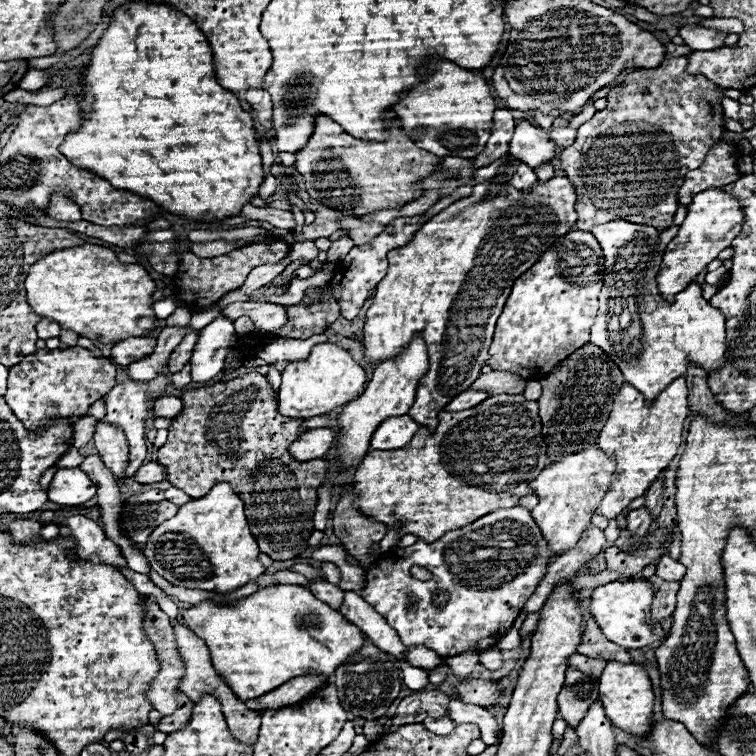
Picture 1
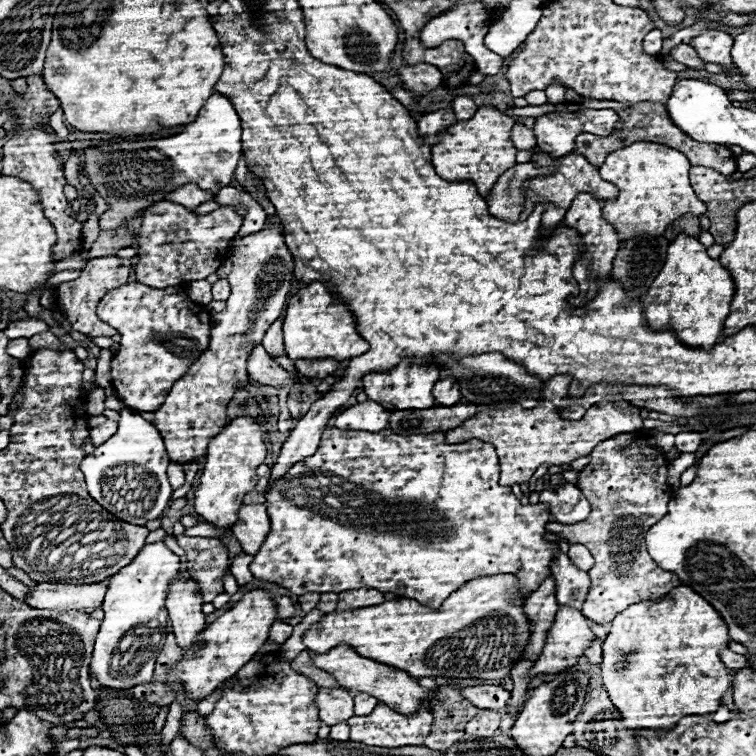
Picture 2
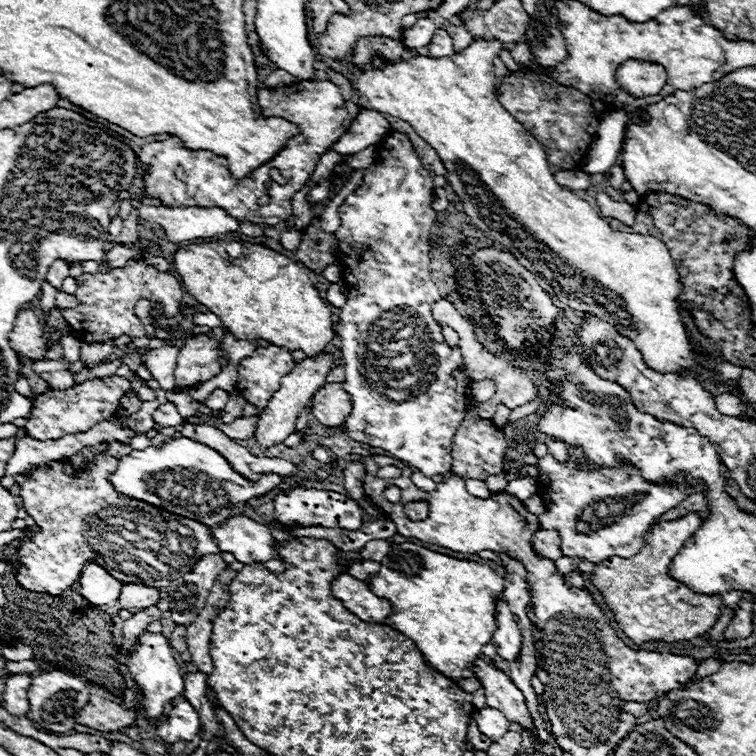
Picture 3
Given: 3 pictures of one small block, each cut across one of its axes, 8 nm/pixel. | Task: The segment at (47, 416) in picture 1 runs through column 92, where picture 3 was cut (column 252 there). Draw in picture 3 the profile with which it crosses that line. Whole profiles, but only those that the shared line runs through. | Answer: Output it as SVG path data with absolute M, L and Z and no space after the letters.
M256 348L250 358L244 358L240 362L238 392L246 398L246 402L256 404L258 410L262 410L272 394L280 388L282 376L292 372L294 366L296 362L292 360L288 348Z

